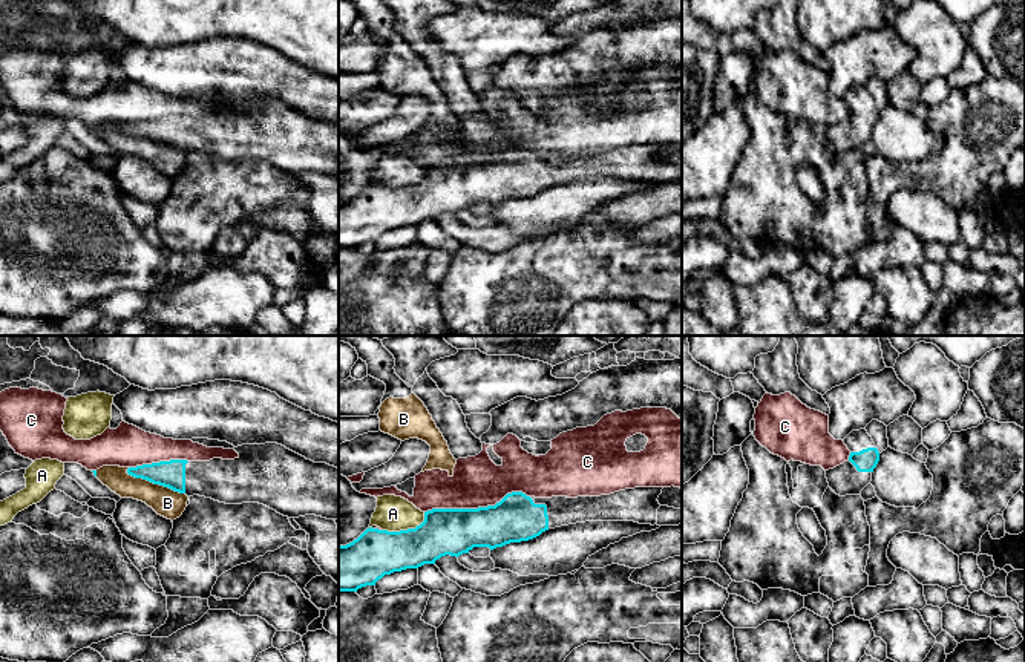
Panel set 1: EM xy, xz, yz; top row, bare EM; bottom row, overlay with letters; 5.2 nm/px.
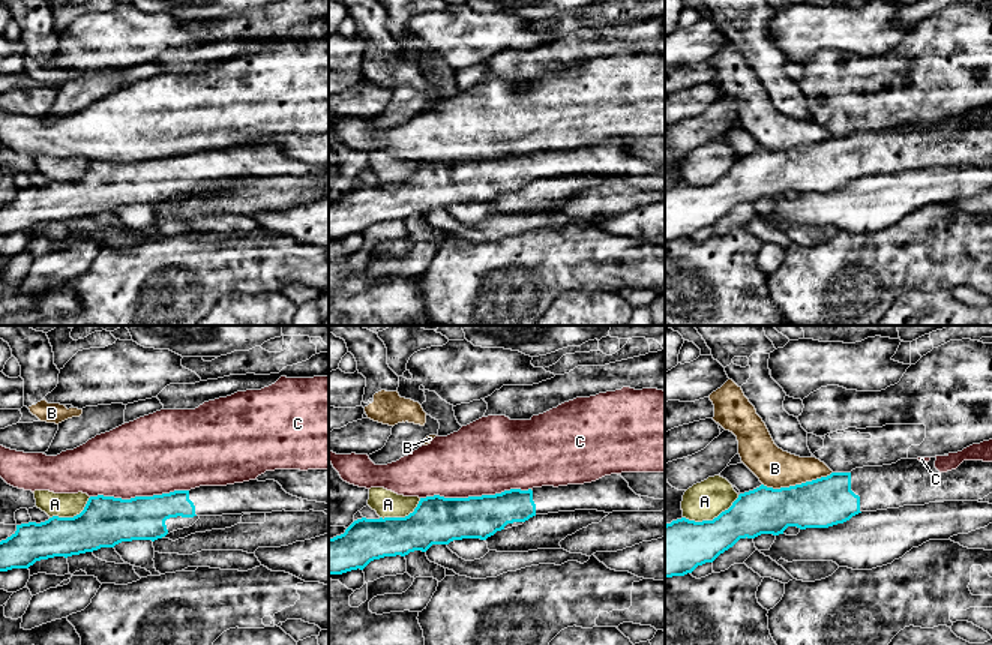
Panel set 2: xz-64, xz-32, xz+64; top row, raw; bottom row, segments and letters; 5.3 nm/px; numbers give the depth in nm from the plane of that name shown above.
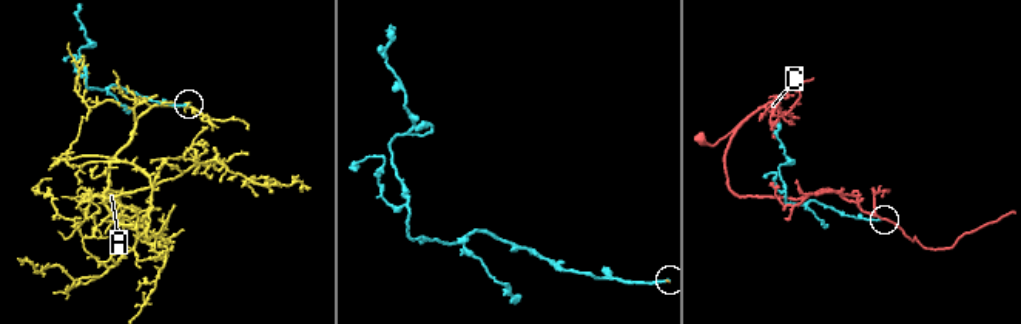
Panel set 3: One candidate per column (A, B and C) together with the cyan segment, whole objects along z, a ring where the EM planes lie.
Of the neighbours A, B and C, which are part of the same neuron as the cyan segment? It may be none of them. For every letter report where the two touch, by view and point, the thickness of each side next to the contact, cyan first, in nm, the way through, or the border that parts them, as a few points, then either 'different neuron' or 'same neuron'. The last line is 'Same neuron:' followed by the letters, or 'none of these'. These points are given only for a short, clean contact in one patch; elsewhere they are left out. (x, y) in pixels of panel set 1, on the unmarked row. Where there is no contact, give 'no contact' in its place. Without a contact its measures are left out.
A: contact xz (408, 186); calibres 240 and 190 nm; different neuron
B: contact xy (155, 140); calibres 140 and 150 nm; border xy (126, 126), (135, 134), (184, 150); different neuron
C: contact xz (478, 164); calibres 240 and 260 nm; different neuron
Same neuron: none of these

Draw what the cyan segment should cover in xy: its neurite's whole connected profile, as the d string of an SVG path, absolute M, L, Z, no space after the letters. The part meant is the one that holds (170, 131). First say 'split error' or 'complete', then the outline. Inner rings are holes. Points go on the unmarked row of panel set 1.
split error; M192 95L192 98L204 101L207 104L234 106L239 110L239 113L234 116L213 115L210 118L187 118L187 116L159 118L159 120L129 124L127 130L135 135L147 136L153 141L169 144L175 149L185 150L187 153L199 152L225 161L259 159L288 175L316 172L326 176L339 176L339 126L337 124L329 123L326 120L314 120L311 116L306 116L305 113L277 100L242 101L234 104L233 101L219 97Z

